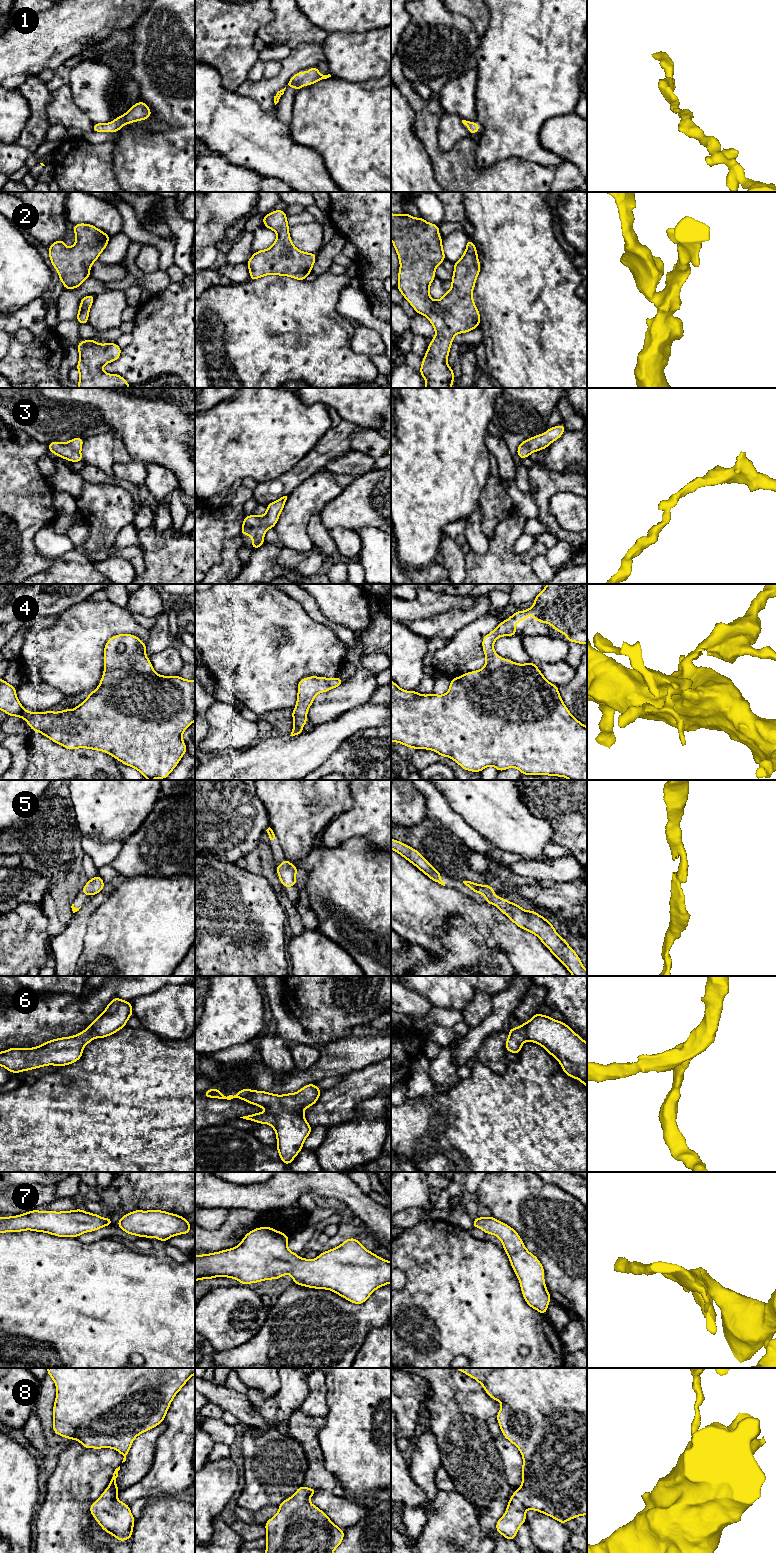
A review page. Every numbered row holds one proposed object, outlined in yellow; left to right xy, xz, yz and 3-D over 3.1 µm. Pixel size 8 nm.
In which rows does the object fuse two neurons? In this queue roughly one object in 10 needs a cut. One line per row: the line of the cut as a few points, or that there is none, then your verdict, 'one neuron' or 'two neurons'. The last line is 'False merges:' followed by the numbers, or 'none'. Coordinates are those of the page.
1: no cut; one neuron
2: no cut; one neuron
3: no cut; one neuron
4: no cut; one neuron
5: no cut; one neuron
6: no cut; one neuron
7: no cut; one neuron
8: no cut; one neuron
False merges: none

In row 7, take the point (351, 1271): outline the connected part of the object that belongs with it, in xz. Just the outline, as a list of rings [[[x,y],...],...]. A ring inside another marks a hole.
[[[268,1226],[256,1228],[248,1232],[241,1243],[234,1248],[216,1253],[195,1255],[195,1281],[214,1277],[229,1277],[237,1279],[241,1284],[248,1285],[263,1280],[279,1279],[285,1274],[290,1274],[295,1284],[309,1288],[331,1290],[354,1304],[364,1303],[377,1288],[391,1283],[391,1262],[366,1250],[360,1241],[355,1238],[349,1238],[339,1247],[320,1253],[314,1260],[300,1258],[297,1253],[291,1252],[287,1248],[288,1240],[287,1234]]]

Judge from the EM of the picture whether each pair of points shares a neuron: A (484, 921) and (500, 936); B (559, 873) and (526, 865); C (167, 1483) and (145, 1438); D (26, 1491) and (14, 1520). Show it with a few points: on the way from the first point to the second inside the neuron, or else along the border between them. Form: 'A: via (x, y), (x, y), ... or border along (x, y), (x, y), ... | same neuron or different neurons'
A: via (488, 924), (496, 932) | same neuron
B: via (551, 872), (539, 872), (534, 869) | same neuron
C: border along (162, 1433), (156, 1443), (154, 1462), (144, 1477) | different neurons
D: via (19, 1498), (14, 1503), (14, 1513) | same neuron

